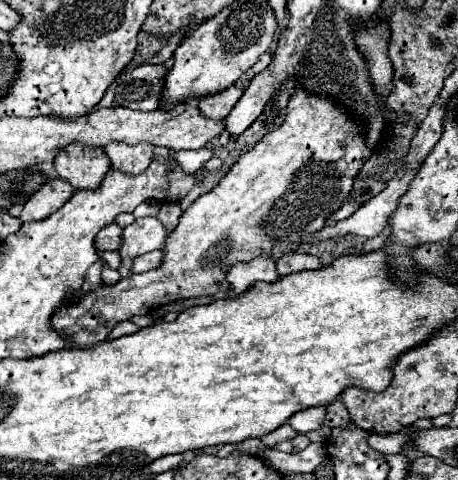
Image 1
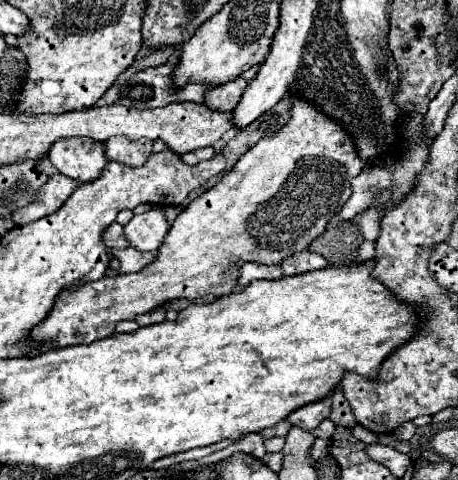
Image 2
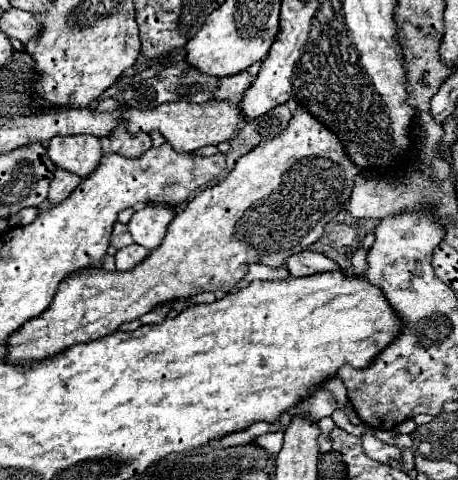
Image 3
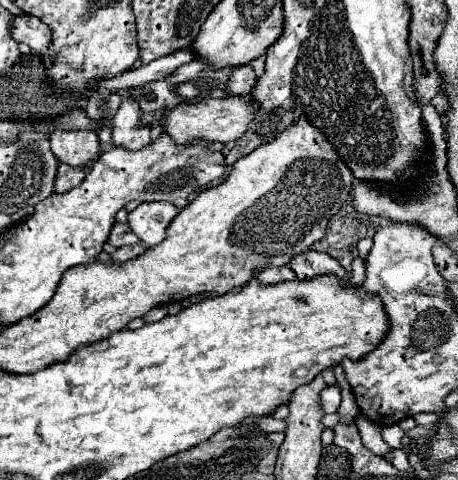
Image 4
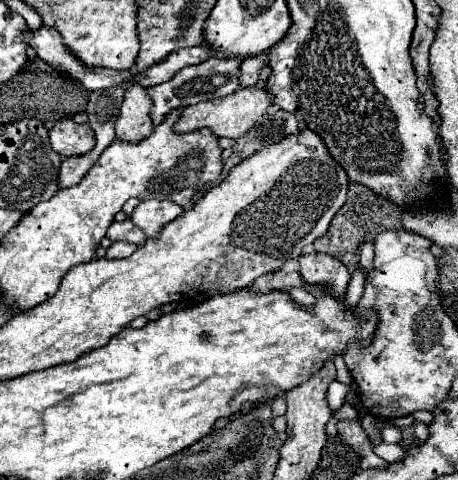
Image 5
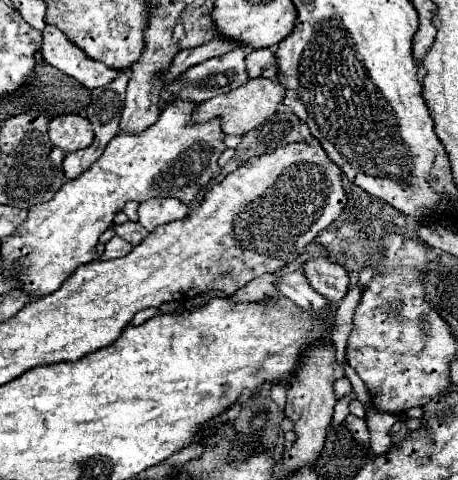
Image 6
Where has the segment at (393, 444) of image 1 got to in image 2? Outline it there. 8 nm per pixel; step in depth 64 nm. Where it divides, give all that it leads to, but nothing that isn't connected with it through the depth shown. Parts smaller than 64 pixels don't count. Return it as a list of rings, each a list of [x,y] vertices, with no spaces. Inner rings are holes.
[[[406,422],[403,425],[399,426],[392,434],[398,440],[408,441],[415,434],[416,426],[414,426],[413,422]],[[357,424],[356,426],[354,426],[354,428],[351,429],[351,432],[355,438],[358,438],[363,442],[366,442],[367,444],[380,443],[375,433],[364,428],[363,426],[360,426],[360,424]]]

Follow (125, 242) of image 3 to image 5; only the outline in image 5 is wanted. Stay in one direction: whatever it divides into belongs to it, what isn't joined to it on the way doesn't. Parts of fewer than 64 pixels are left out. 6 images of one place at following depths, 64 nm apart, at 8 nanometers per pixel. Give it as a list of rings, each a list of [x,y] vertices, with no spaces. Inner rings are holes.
[[[128,218],[124,222],[114,222],[108,228],[108,238],[112,242],[124,240],[124,242],[132,242],[132,244],[138,244],[138,246],[144,246],[144,242],[146,242],[146,236],[134,224],[130,224]]]

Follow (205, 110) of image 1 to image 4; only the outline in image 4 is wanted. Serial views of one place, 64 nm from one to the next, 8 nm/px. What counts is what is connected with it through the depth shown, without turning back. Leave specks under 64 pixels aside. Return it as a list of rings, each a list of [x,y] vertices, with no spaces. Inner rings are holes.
[[[240,66],[234,68],[230,78],[228,78],[228,94],[232,96],[242,96],[250,94],[250,88],[256,84],[256,74],[250,66]]]

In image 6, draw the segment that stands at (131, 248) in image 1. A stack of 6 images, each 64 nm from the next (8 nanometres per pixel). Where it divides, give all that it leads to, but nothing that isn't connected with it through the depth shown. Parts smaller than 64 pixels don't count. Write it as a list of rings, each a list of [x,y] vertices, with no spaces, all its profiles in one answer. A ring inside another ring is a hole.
[[[150,198],[150,200],[140,204],[140,208],[138,208],[138,222],[148,232],[152,232],[156,226],[162,226],[162,224],[186,218],[188,212],[190,212],[190,206],[182,204],[180,200]]]

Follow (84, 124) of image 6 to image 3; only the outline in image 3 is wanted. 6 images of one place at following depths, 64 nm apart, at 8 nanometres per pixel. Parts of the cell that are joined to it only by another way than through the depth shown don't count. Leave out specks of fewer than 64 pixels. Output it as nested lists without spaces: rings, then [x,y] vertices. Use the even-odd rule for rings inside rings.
[[[56,136],[50,140],[46,154],[58,168],[86,178],[100,164],[102,146],[96,136]]]

